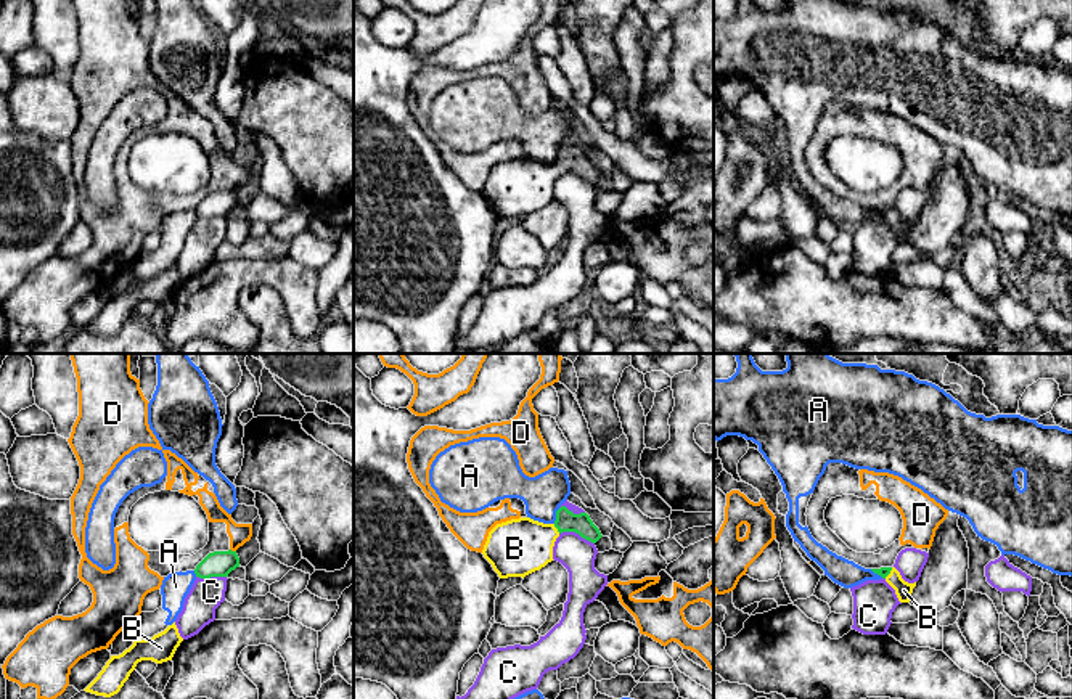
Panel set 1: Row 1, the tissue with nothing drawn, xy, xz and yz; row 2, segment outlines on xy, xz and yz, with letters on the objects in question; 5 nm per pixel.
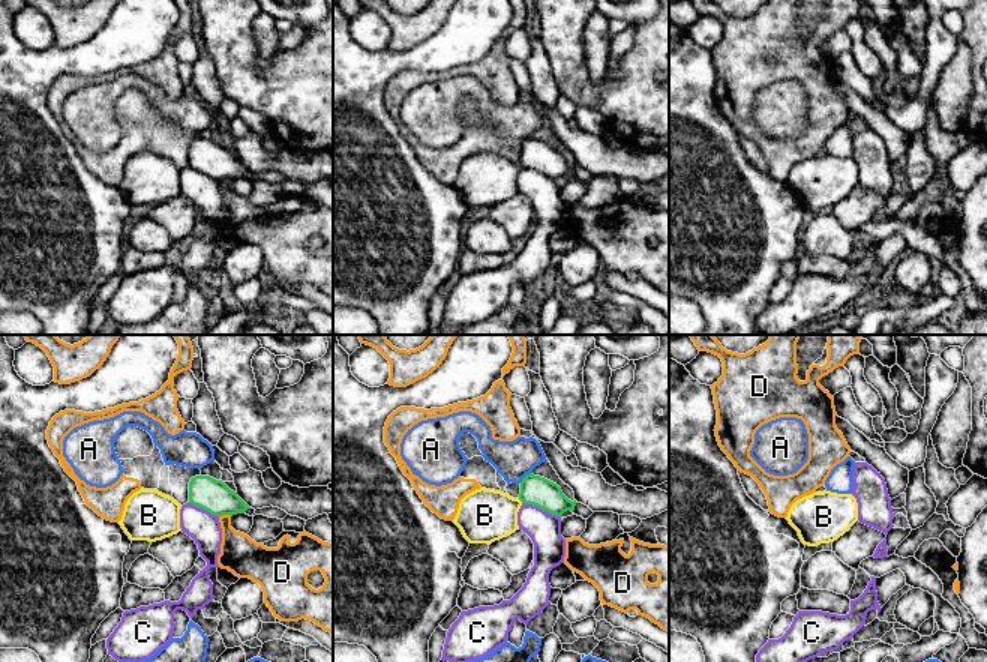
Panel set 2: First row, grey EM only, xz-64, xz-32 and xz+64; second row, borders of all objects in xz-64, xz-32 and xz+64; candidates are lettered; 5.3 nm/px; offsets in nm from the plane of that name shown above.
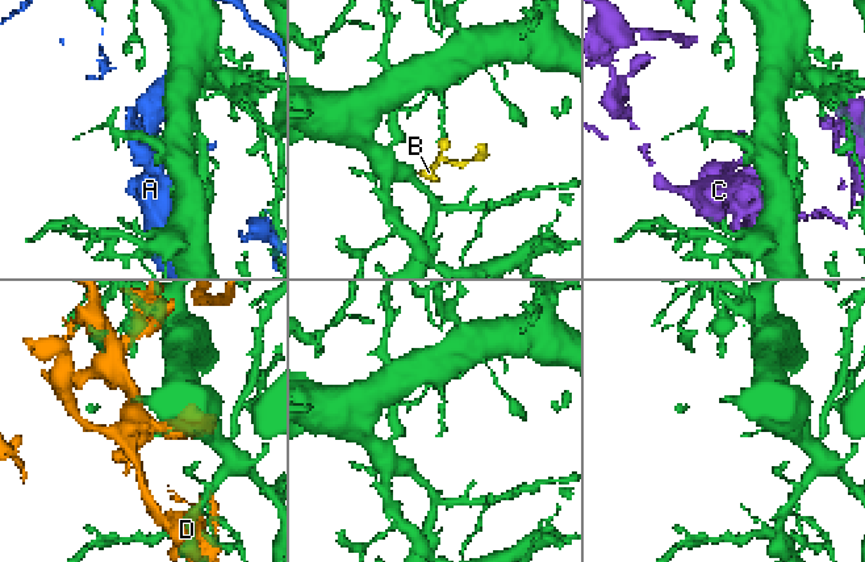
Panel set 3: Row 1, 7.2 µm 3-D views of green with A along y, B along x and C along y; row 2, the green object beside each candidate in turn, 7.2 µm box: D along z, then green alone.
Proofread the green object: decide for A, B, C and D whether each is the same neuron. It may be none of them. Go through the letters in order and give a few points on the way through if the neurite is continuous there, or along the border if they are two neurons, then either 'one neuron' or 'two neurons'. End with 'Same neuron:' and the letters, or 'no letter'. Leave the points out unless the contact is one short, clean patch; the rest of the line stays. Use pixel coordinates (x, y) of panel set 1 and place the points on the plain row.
A: two neurons
B: way xz (566, 161), (556, 167), (527, 185), (515, 188); one neuron
C: two neurons
D: two neurons
Same neuron: B

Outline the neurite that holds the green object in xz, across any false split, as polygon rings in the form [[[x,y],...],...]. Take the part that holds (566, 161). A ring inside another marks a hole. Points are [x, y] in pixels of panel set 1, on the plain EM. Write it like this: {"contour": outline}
{"contour": [[[561,146],[553,164],[530,157],[497,164],[489,172],[482,194],[500,219],[524,219],[553,201],[553,186],[563,172],[575,172],[591,183],[603,177],[587,153],[574,154]]]}

